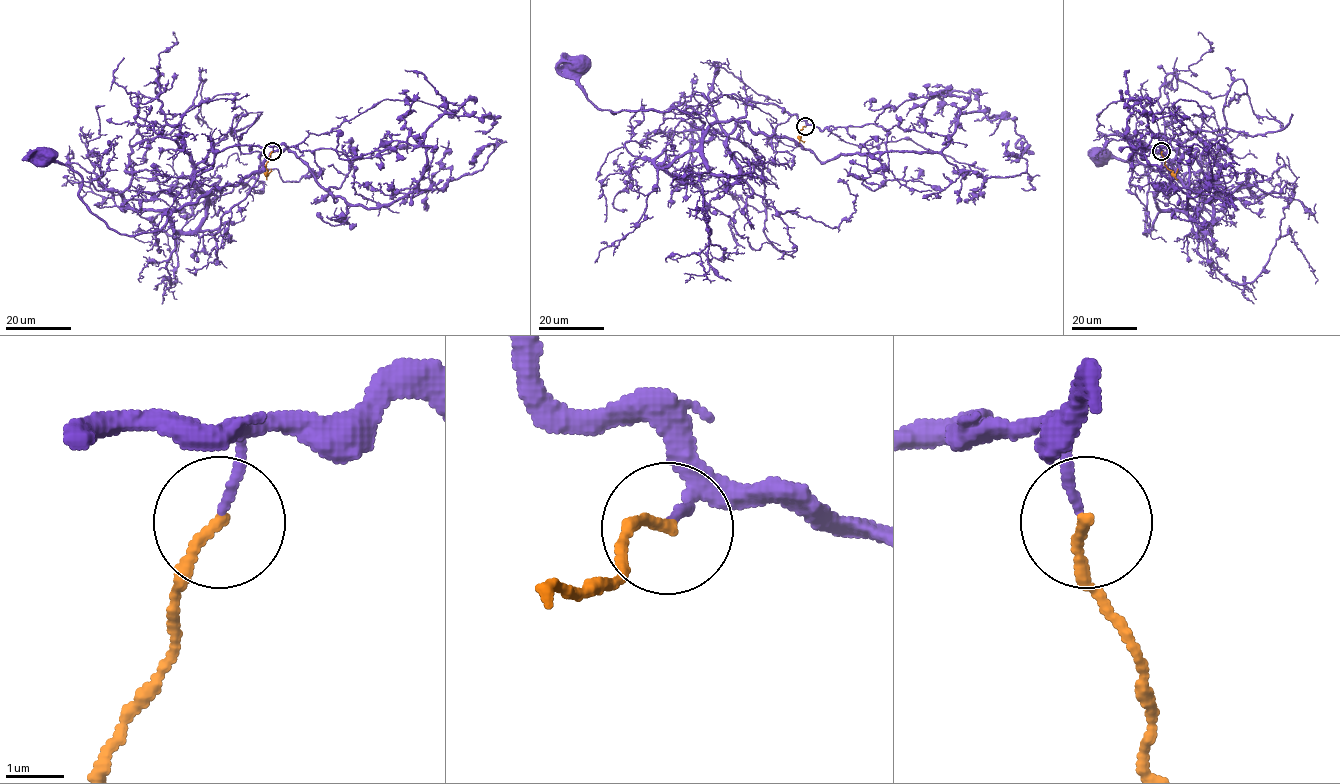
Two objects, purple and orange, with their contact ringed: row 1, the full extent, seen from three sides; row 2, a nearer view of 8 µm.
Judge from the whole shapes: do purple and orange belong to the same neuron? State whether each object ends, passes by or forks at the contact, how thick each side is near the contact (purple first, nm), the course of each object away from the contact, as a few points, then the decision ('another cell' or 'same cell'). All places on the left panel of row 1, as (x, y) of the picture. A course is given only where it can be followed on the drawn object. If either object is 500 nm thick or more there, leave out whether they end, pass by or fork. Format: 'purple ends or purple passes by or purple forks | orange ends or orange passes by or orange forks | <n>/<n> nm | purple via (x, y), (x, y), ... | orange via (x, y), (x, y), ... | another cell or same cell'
purple ends | orange ends | 150/180 nm | purple via (272, 151), (222, 149), (182, 188), (158, 229), (134, 235), (112, 230), (80, 197), (77, 173), (42, 155) | orange via (272, 151), (266, 165), (267, 175), (271, 168) | same cell

